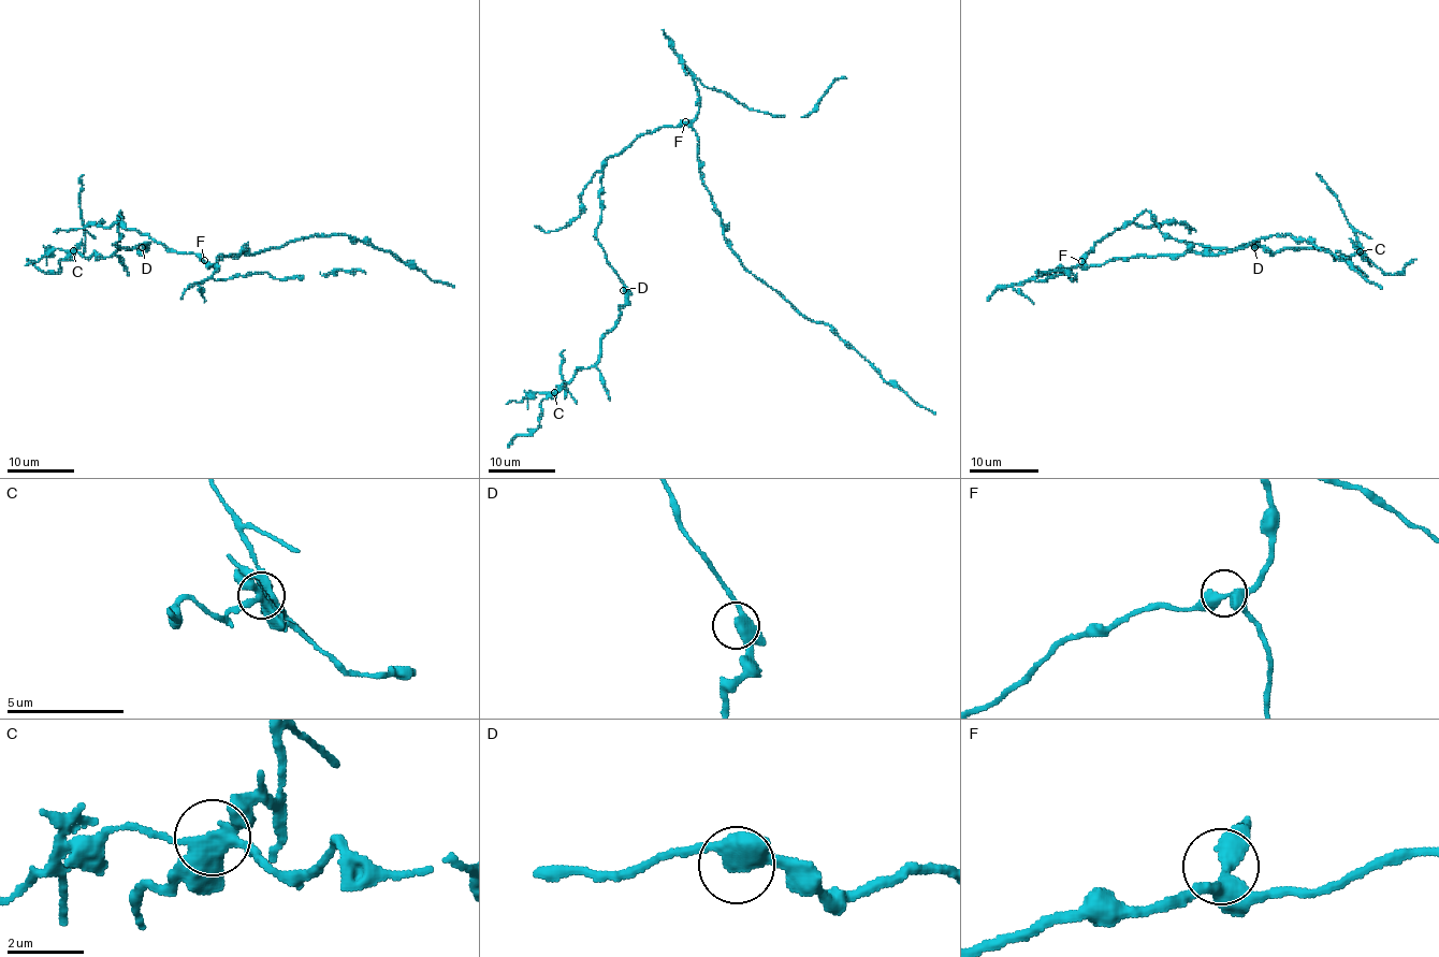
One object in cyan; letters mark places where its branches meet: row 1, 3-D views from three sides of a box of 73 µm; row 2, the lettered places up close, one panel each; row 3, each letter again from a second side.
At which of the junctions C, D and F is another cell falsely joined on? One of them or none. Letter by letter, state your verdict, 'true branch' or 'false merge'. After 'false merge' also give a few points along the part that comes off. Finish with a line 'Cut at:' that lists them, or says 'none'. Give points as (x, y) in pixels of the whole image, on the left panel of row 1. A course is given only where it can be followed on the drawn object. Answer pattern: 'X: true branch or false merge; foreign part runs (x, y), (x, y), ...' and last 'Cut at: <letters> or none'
C: false merge; foreign part runs (73, 250), (85, 242), (80, 197), (80, 178), (84, 175)
D: true branch
F: true branch
Cut at: C

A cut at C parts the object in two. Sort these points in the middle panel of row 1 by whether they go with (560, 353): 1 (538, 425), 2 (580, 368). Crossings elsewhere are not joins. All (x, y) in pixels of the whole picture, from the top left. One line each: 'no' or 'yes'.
1: no
2: no

